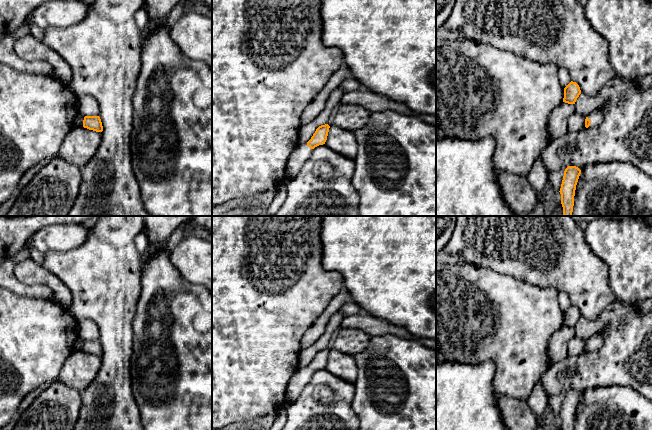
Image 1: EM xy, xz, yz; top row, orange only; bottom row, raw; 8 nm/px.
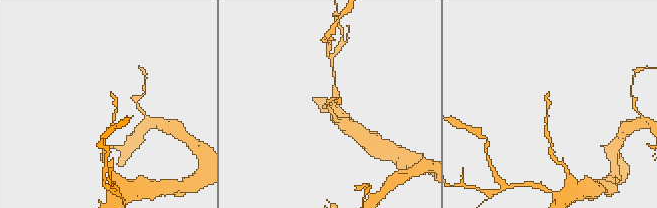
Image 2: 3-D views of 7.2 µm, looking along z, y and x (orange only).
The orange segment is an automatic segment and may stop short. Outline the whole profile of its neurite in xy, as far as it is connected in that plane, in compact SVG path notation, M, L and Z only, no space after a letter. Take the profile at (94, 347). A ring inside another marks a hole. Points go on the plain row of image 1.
M85 340L83 351L96 356L102 356L103 350L99 340Z

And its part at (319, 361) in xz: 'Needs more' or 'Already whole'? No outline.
Already whole

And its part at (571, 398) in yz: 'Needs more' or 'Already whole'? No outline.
Already whole

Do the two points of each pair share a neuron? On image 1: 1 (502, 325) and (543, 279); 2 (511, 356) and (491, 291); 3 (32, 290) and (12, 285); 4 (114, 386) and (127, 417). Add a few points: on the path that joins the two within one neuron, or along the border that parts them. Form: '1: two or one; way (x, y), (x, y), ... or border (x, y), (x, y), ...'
1: two; border (515, 277), (541, 287), (554, 287), (559, 291)
2: one; way (511, 340), (511, 327), (494, 310), (494, 307)
3: one; way (27, 290), (17, 287)
4: one; way (114, 394), (115, 405), (119, 409)

